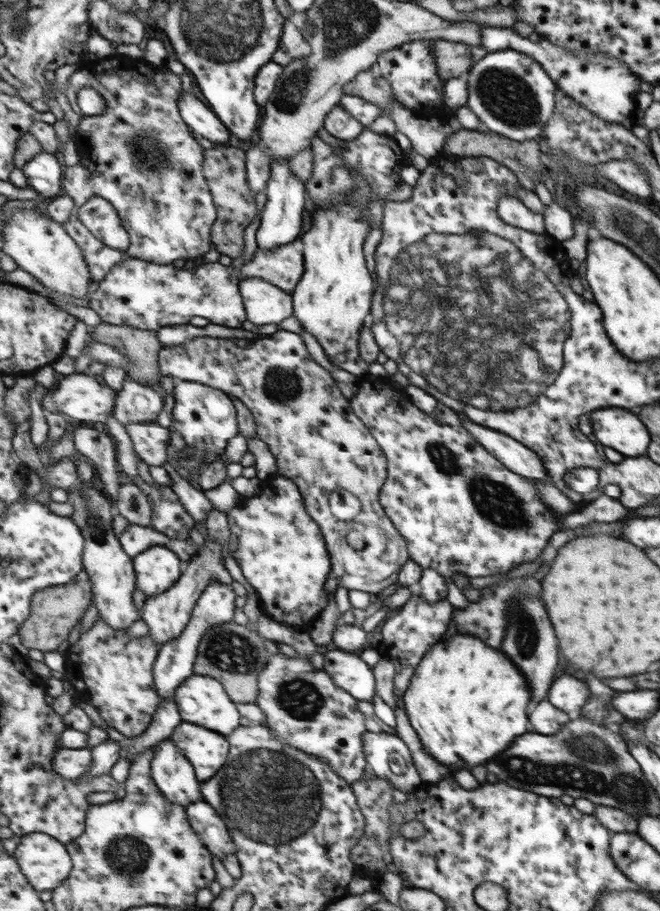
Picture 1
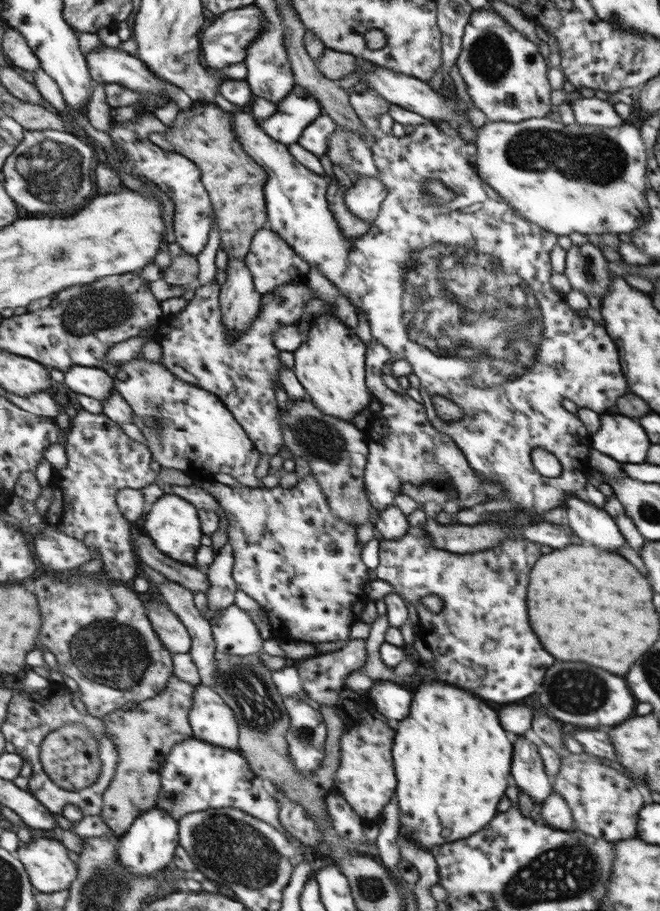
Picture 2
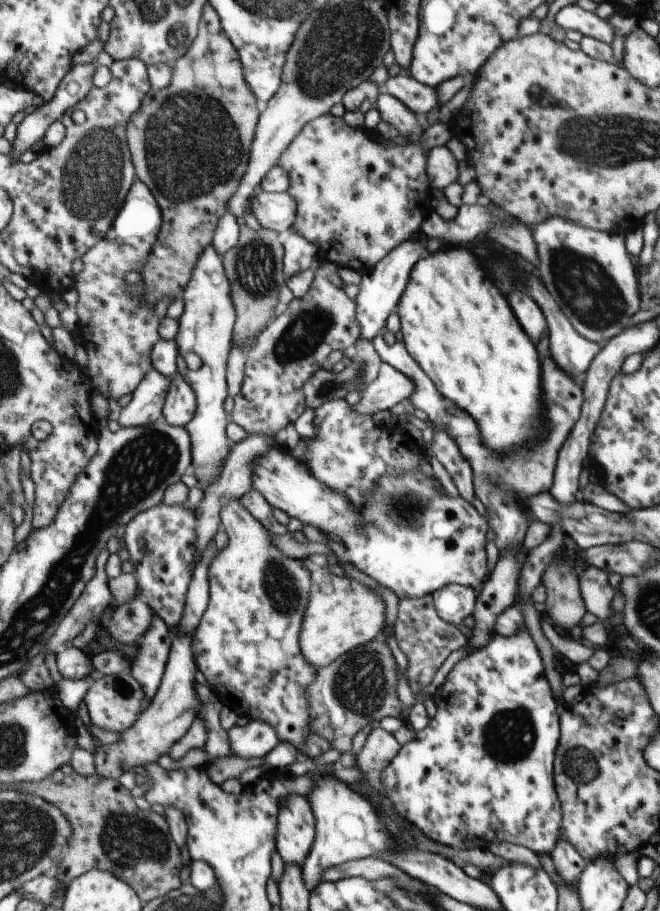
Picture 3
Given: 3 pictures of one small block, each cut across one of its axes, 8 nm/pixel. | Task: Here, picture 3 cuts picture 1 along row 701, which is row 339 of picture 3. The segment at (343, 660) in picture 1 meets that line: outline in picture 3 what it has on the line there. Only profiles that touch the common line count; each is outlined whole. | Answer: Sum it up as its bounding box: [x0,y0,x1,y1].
[357,238,426,340]

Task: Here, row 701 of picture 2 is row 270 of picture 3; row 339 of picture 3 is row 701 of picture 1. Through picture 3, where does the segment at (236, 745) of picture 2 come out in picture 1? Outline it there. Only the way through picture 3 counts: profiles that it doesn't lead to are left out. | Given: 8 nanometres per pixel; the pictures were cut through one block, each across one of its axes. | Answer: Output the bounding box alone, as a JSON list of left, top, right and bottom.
[176,674,242,737]

